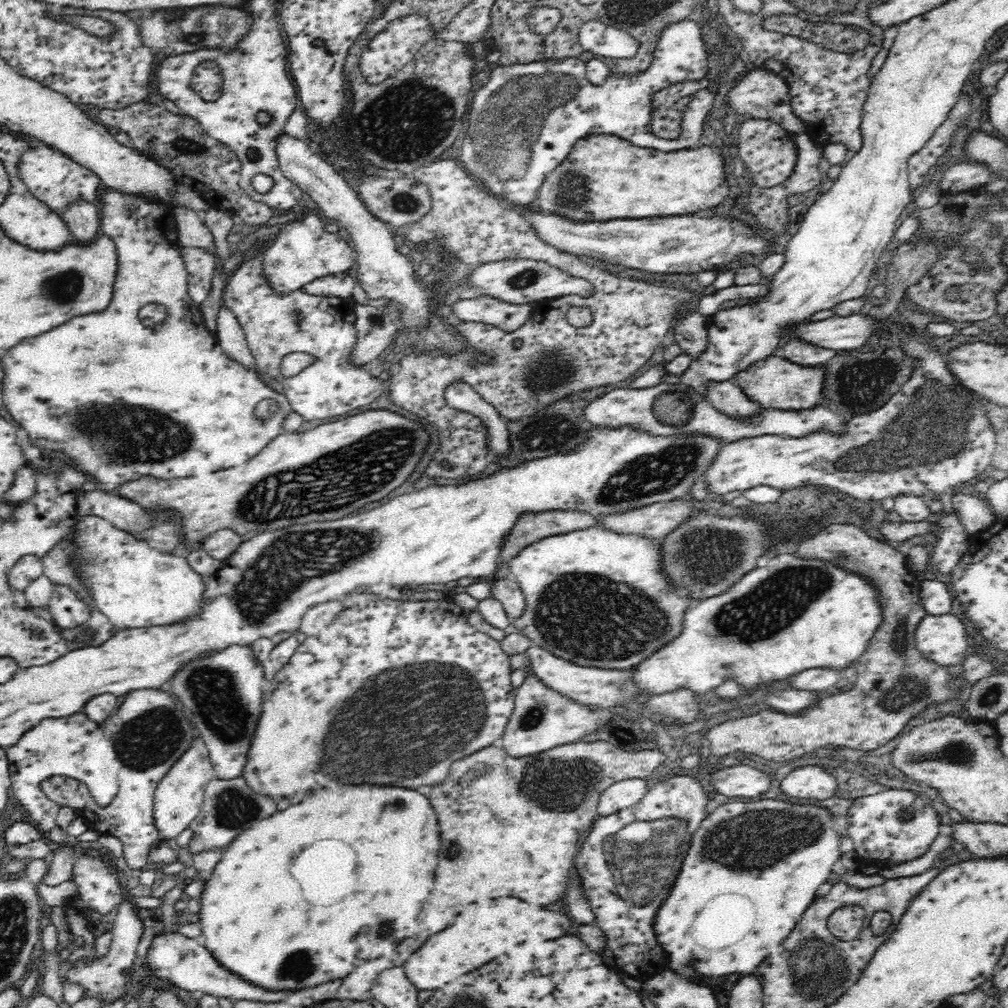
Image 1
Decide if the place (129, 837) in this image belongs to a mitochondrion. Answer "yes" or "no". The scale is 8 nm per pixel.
no

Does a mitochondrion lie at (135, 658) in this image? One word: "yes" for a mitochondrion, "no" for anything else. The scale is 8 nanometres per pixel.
no

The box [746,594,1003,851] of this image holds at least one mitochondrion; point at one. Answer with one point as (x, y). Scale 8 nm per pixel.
(911, 687)

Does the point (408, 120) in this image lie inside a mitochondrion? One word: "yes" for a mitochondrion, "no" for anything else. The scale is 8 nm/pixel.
yes

